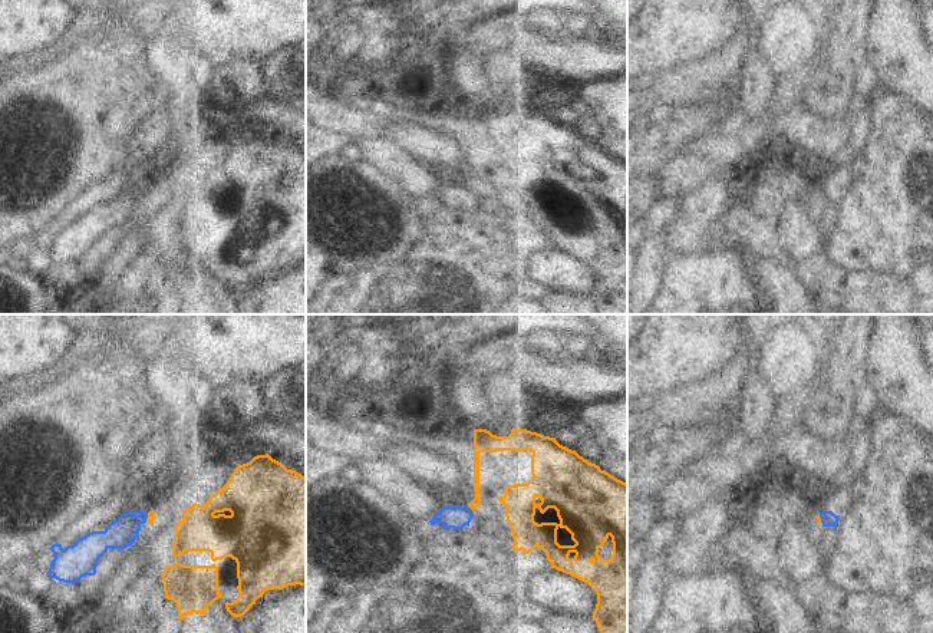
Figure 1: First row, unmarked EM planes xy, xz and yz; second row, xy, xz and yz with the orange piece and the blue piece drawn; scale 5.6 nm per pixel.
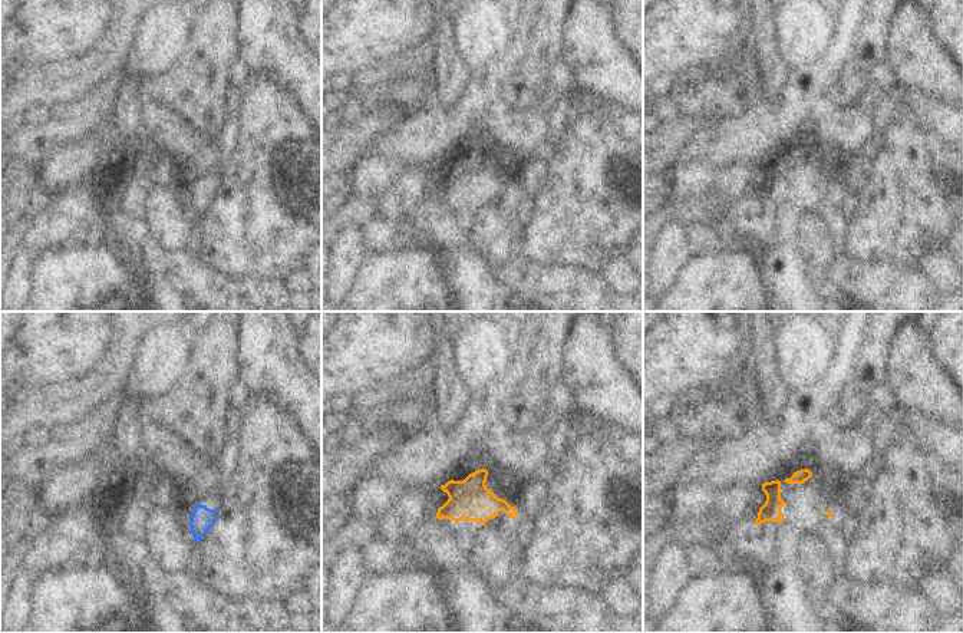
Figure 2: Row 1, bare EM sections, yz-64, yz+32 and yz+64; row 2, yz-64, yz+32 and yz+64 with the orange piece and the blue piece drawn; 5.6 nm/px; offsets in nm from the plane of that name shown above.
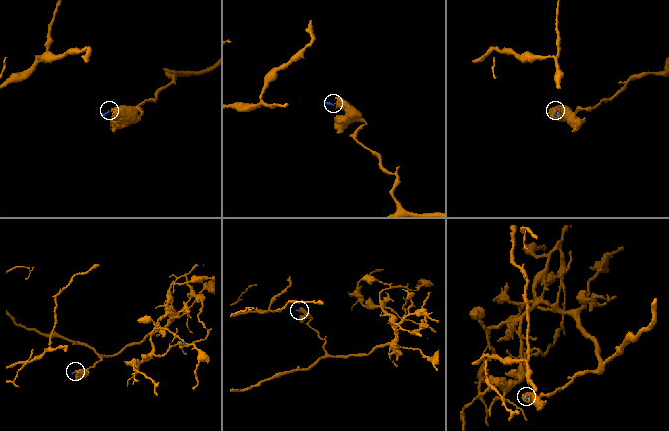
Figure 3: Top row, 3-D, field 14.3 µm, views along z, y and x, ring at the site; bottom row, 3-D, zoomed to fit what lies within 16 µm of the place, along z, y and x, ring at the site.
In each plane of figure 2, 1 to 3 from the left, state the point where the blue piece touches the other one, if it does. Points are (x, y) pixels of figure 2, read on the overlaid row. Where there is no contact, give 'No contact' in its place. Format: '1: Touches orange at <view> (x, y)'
1: No contact
2: No contact
3: No contact

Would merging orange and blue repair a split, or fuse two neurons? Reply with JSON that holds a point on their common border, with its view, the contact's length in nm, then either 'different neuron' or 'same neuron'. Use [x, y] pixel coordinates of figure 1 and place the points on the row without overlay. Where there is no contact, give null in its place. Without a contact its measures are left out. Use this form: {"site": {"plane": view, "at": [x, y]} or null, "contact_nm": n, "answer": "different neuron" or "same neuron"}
{"site": {"plane": "xz", "at": [470, 185]}, "contact_nm": 50, "answer": "different neuron"}

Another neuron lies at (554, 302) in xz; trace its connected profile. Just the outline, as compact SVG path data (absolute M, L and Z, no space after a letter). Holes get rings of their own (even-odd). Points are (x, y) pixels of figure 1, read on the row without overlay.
M545 291L538 307L527 307L522 314L600 314L593 296Z

